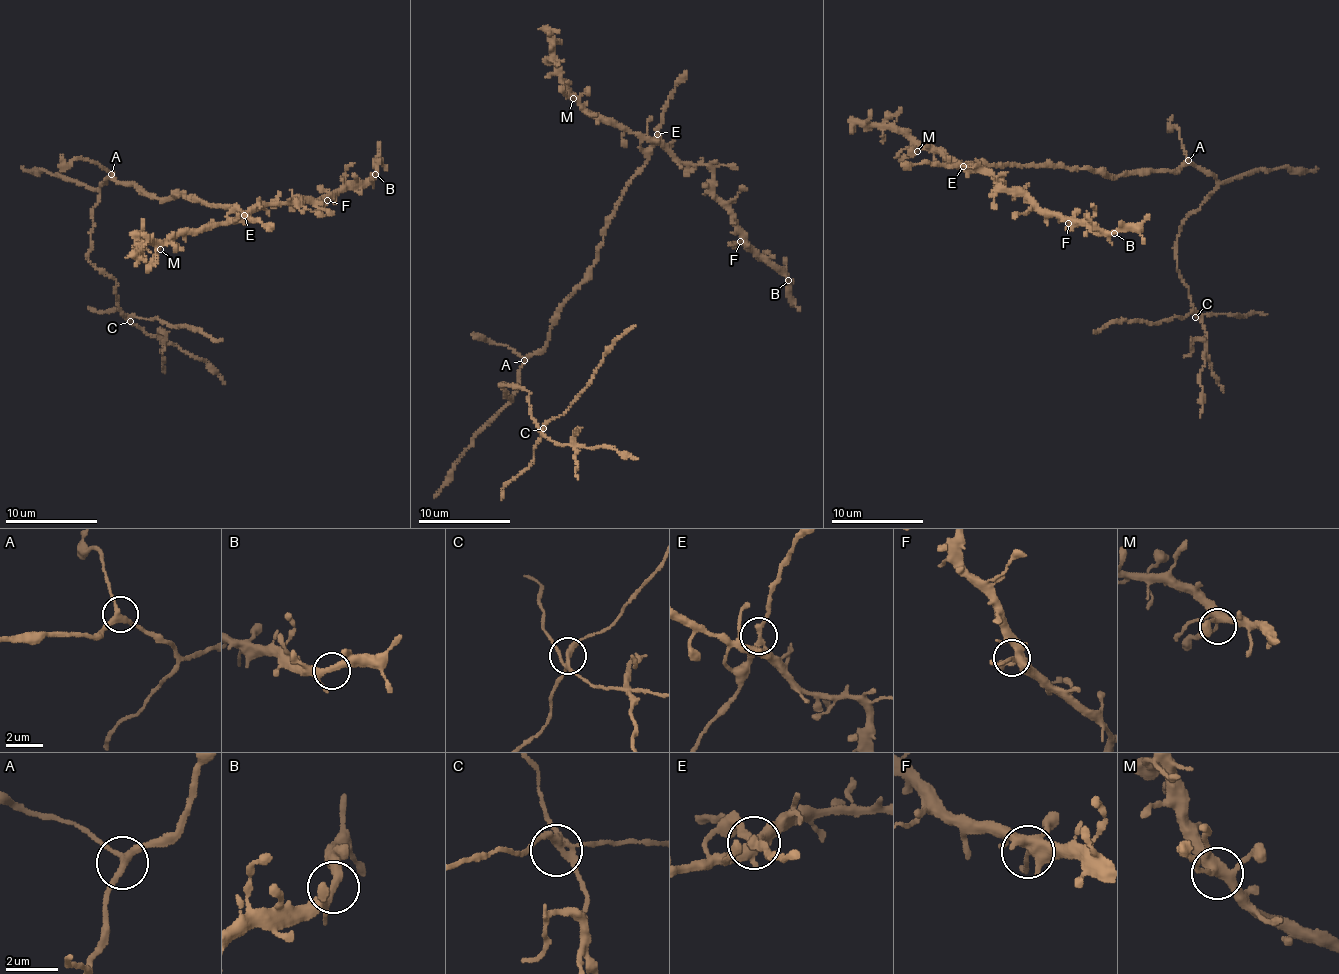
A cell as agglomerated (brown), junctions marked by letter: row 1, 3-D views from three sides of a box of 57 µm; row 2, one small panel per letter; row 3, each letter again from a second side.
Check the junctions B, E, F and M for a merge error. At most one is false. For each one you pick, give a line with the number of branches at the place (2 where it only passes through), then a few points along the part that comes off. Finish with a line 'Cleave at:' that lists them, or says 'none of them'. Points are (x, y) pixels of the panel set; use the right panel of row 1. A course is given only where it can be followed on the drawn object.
E: Branches: 4. Course of the part to remove: (964, 165), (1091, 168), (1117, 177), (1191, 164), (1216, 179), (1179, 233), (1177, 265), (1198, 314), (1094, 331)
Cleave at: E

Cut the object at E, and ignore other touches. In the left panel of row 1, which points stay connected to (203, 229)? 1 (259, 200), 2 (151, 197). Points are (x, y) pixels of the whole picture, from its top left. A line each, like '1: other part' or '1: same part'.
1: same part
2: other part

